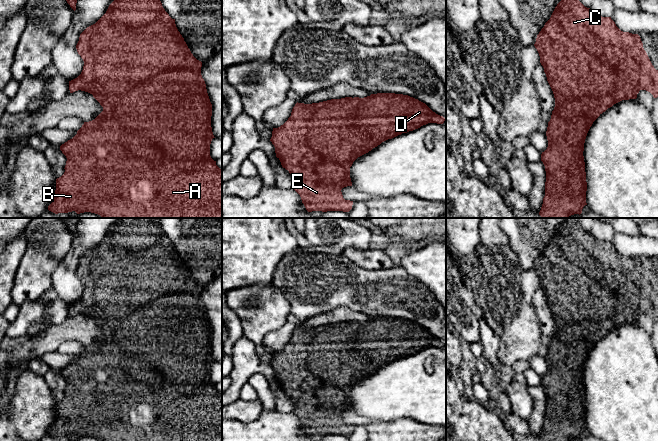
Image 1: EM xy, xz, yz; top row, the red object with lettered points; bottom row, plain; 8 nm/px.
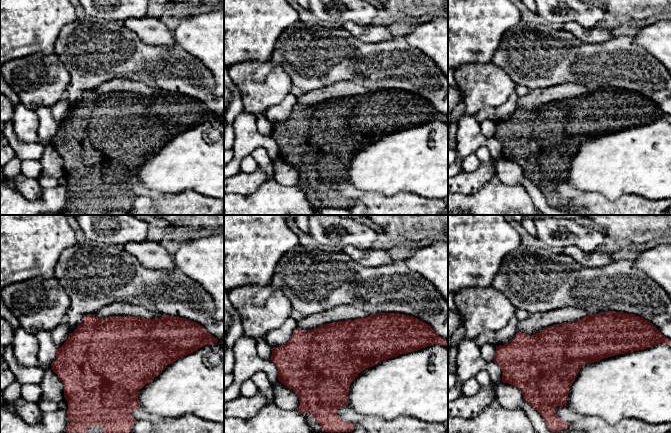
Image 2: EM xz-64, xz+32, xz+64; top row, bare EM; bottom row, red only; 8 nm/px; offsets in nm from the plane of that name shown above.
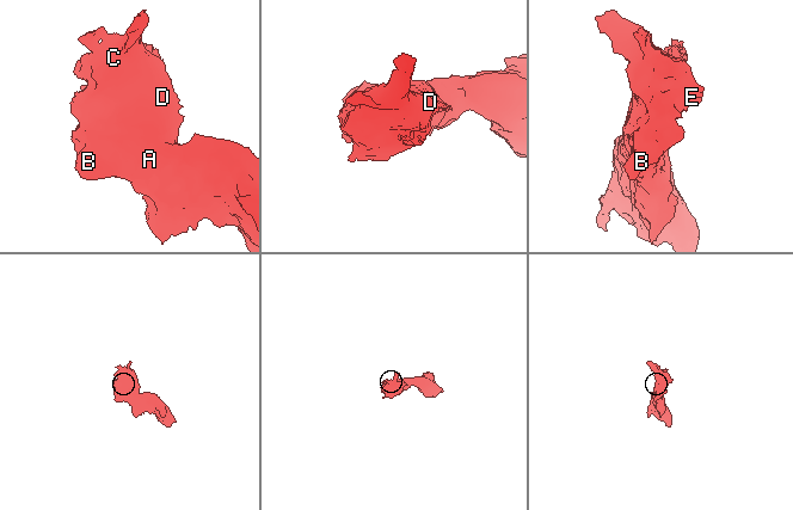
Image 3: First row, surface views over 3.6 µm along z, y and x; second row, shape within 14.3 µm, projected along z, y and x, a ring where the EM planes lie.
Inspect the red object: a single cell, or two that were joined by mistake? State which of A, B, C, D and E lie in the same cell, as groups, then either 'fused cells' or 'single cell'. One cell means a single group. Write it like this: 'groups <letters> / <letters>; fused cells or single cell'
groups A B C D E; single cell

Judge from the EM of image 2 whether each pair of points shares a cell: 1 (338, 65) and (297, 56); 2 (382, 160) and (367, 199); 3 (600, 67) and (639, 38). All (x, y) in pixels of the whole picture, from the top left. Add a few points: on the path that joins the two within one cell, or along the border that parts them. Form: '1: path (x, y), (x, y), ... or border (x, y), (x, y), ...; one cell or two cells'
1: path (328, 56), (307, 56); one cell
2: border (367, 192), (377, 192), (385, 196), (392, 196); two cells
3: border (632, 36), (637, 44), (653, 55); two cells

